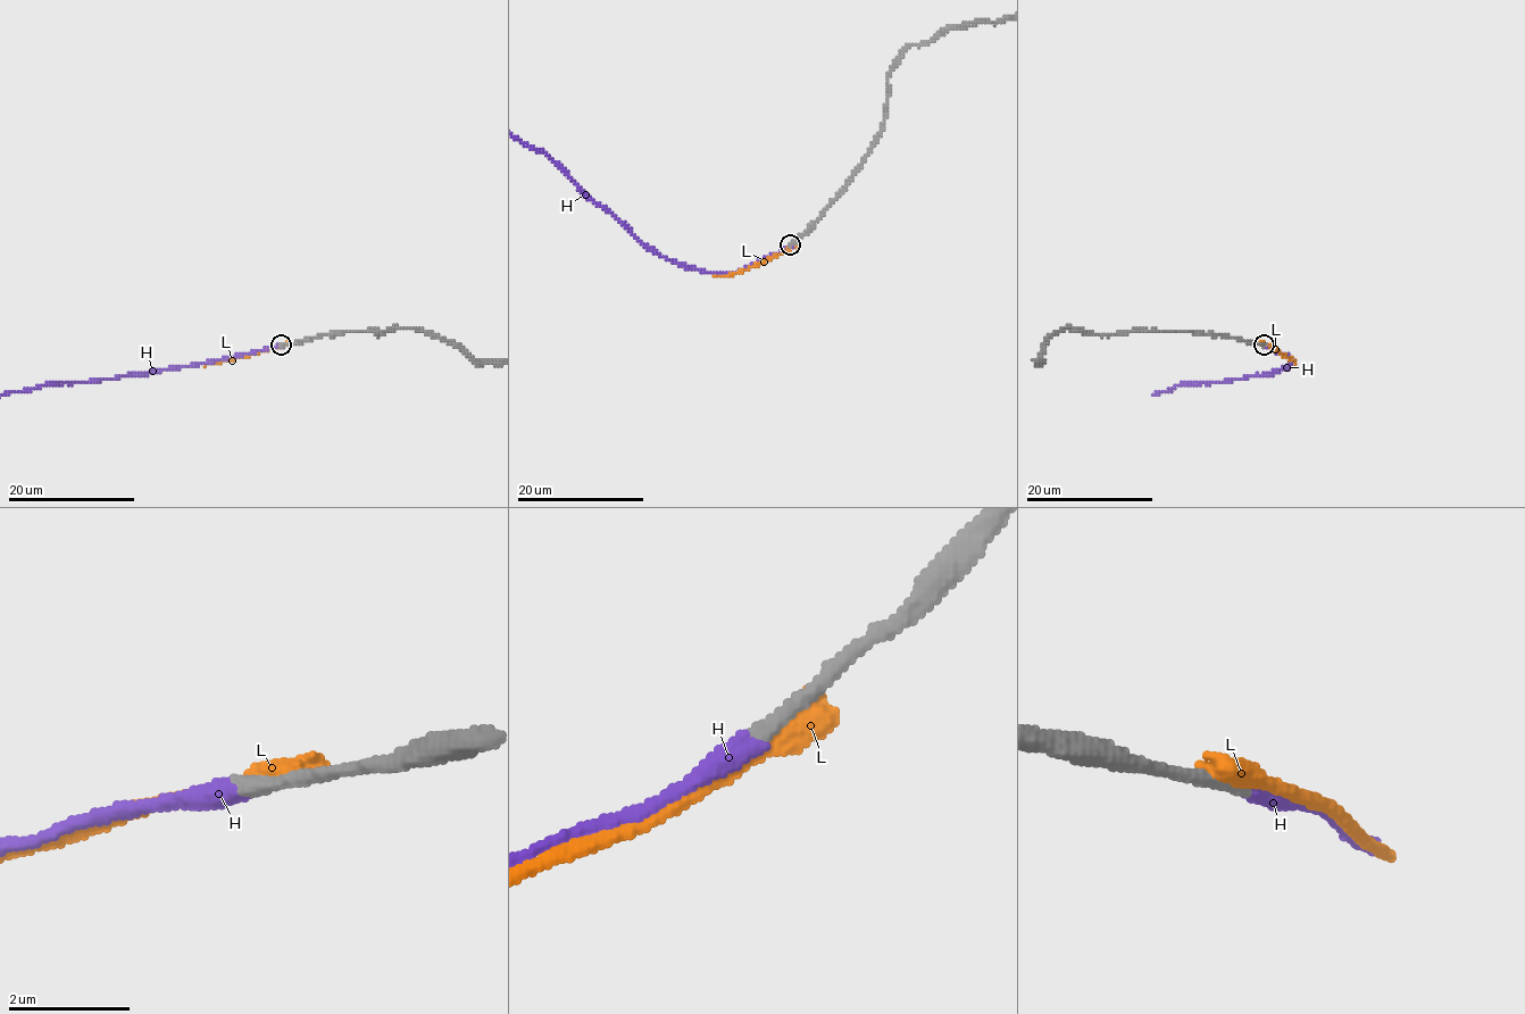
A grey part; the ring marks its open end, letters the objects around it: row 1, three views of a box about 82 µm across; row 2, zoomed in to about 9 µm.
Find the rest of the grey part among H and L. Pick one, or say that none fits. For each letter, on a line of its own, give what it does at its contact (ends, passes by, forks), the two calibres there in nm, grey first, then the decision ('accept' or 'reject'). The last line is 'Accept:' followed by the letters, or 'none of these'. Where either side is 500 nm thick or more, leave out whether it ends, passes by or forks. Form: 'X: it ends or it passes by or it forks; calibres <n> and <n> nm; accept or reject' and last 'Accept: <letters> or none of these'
H: it ends; calibres 280 and 400 nm; accept
L: calibres 360 and 550 nm; reject
Accept: H

